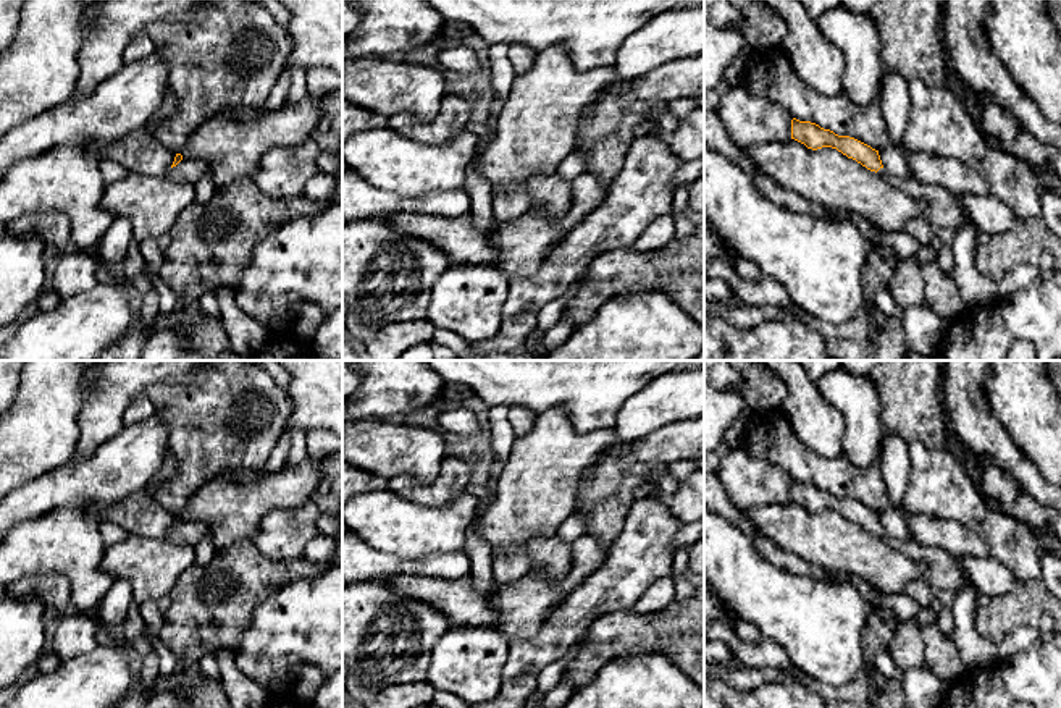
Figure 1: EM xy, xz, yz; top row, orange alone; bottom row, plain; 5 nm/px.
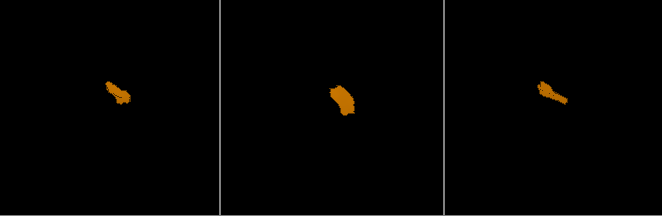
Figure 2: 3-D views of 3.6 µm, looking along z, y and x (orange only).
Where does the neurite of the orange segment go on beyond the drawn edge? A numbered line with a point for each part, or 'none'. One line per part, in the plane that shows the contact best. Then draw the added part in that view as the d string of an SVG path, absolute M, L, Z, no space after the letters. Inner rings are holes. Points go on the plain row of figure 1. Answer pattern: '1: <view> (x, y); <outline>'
1: xy (188, 532); M182 520L176 529L170 530L168 540L178 545L194 546L208 533L208 527L203 522Z

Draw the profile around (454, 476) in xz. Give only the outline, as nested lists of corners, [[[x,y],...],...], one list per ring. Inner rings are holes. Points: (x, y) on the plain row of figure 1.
[[[446,456],[438,475],[428,482],[418,482],[412,475],[396,475],[388,480],[388,490],[399,498],[428,508],[441,508],[463,493],[470,483],[472,462]]]

